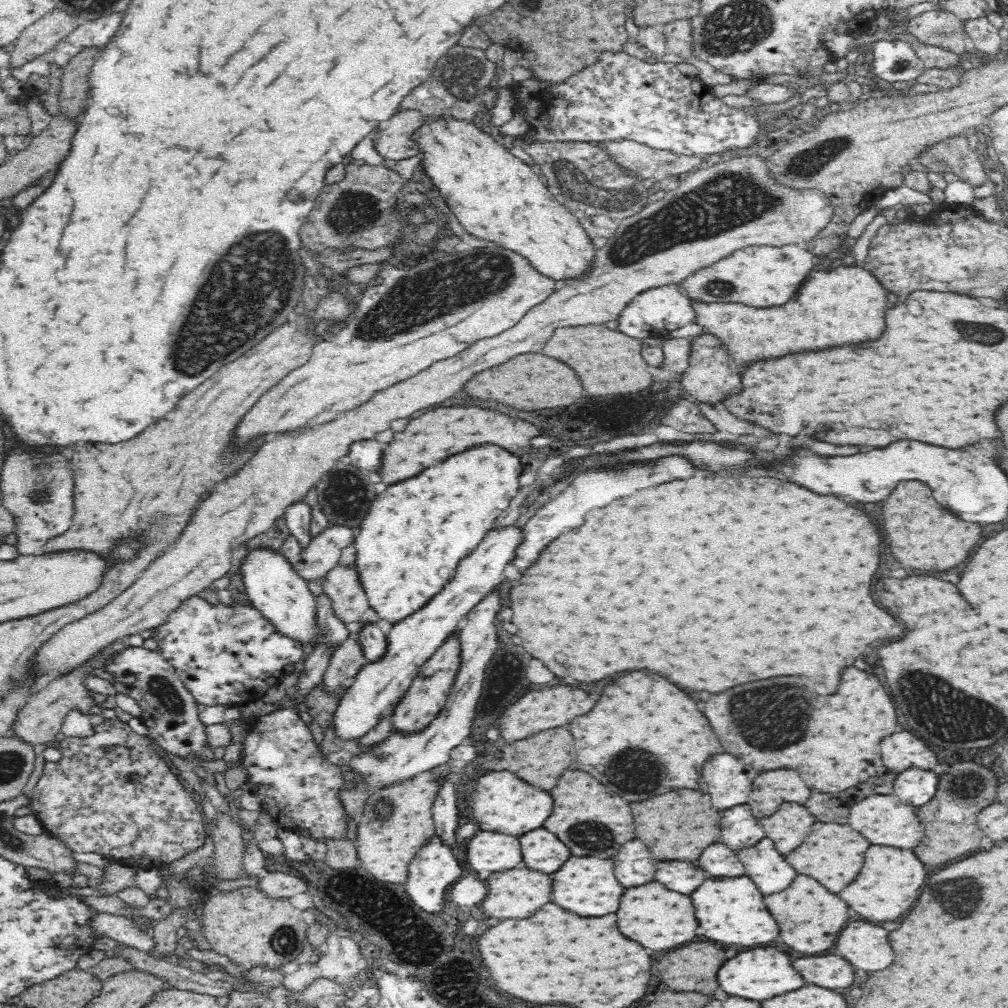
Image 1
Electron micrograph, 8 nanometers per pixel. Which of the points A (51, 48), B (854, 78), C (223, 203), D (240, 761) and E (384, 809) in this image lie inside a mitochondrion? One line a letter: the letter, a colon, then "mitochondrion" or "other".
A: other
B: other
C: other
D: other
E: mitochondrion

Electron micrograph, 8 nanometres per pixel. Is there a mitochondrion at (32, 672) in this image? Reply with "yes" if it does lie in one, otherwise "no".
no

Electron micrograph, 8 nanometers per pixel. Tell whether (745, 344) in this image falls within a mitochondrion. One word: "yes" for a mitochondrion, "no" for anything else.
no

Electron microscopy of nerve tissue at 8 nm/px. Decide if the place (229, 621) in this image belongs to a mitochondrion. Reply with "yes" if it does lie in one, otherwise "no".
yes

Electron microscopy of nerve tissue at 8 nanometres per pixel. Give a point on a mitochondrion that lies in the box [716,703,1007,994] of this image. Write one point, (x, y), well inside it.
(960, 891)

